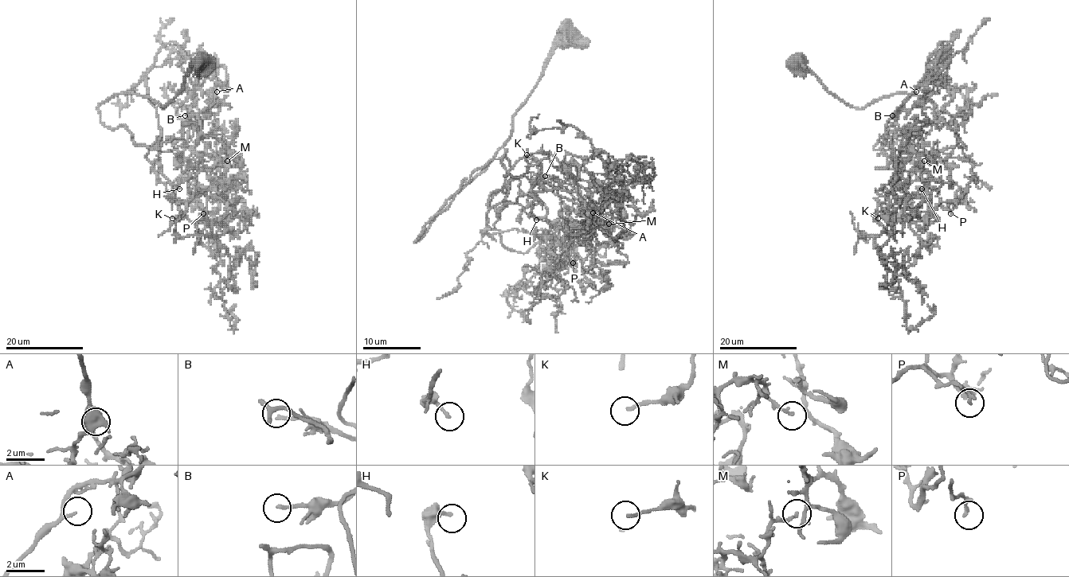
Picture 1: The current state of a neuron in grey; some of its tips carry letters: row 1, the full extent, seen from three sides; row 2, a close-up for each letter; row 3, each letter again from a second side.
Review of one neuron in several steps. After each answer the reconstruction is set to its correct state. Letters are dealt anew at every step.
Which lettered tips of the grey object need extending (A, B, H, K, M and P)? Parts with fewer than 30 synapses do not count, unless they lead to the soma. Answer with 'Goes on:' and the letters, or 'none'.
Goes on: B, K

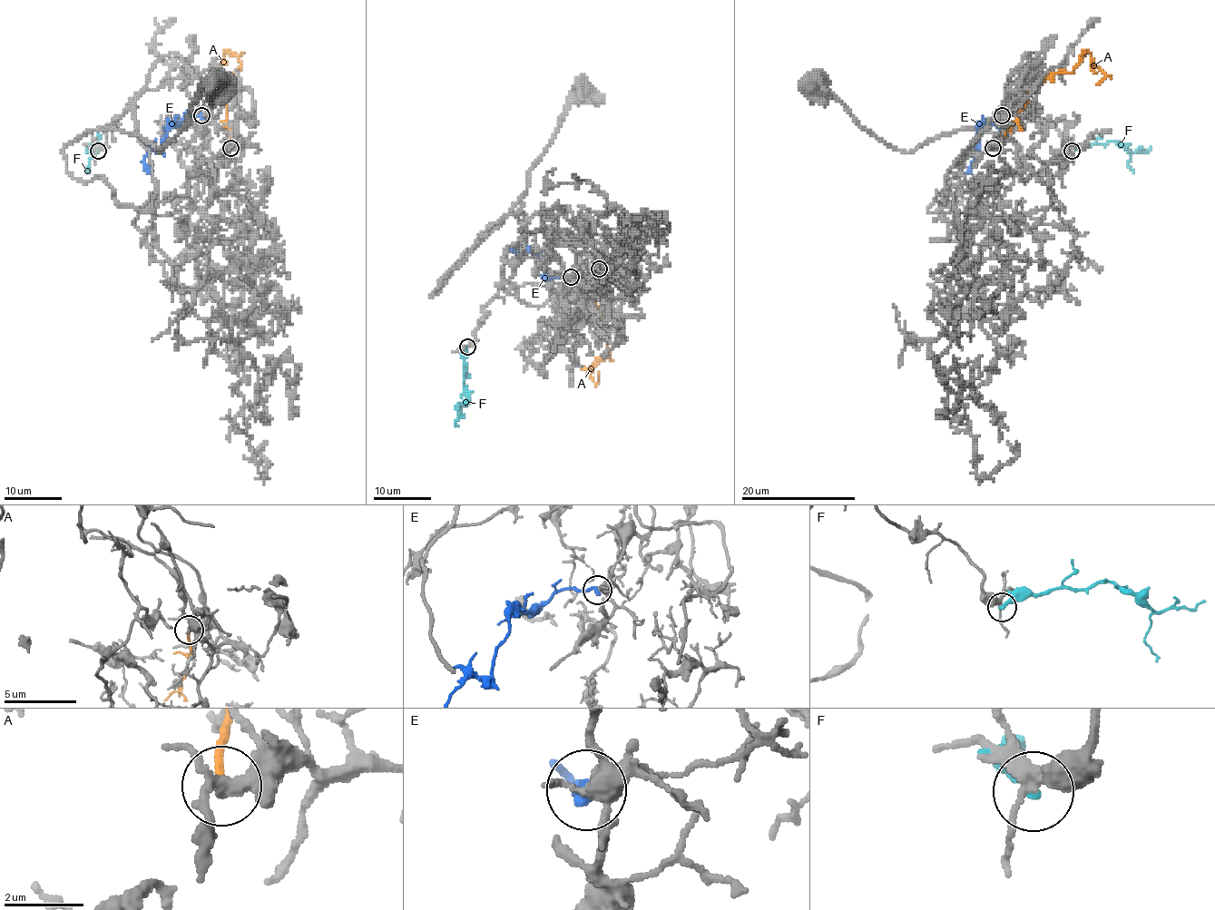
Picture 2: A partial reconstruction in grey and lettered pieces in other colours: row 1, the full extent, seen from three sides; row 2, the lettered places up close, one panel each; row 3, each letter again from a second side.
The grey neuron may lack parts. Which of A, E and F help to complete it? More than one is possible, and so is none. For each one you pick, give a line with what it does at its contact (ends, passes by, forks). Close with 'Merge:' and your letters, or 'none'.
E: it ends
Merge: E

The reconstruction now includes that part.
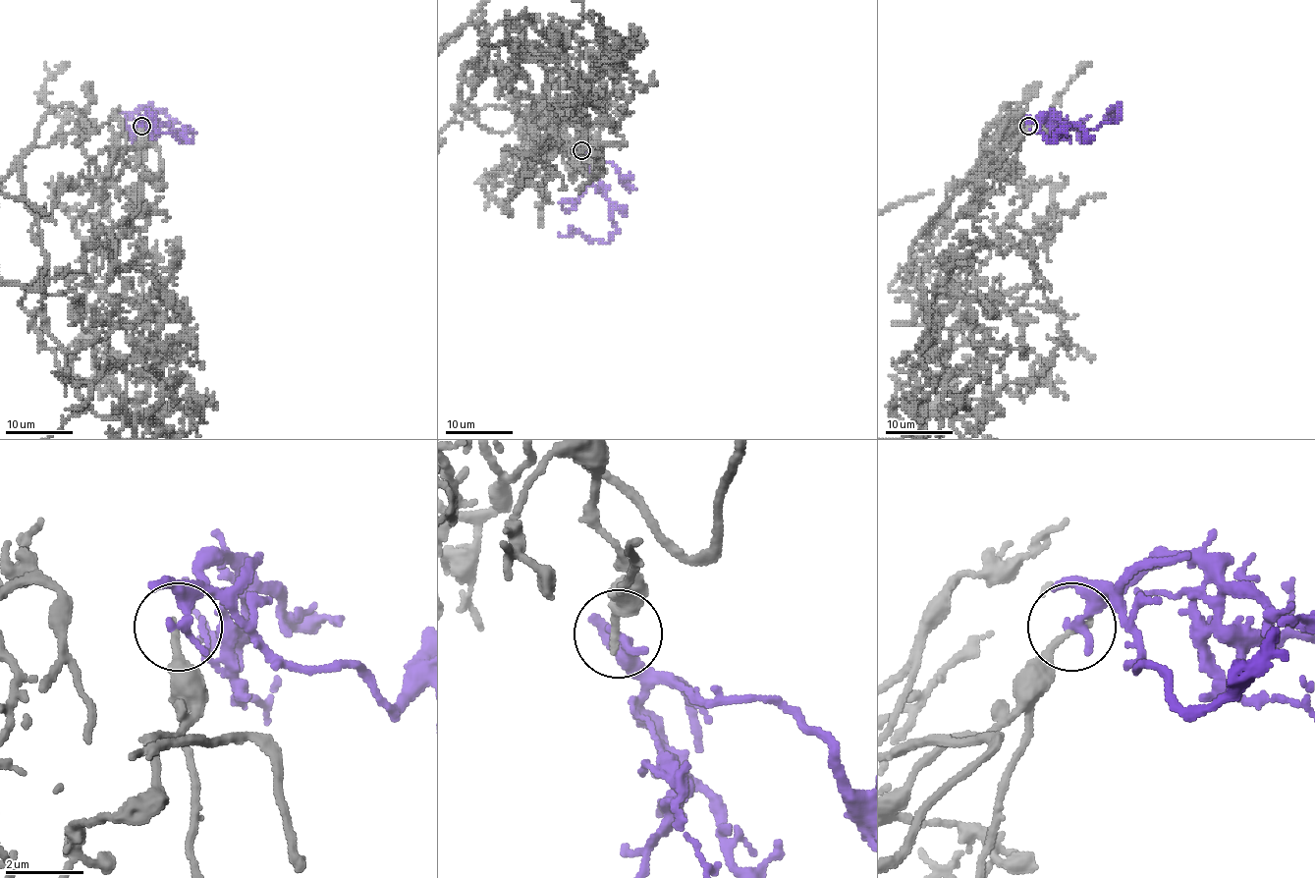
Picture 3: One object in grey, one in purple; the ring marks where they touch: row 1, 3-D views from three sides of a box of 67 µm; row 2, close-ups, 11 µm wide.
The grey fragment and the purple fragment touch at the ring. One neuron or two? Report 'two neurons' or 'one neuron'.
two neurons

